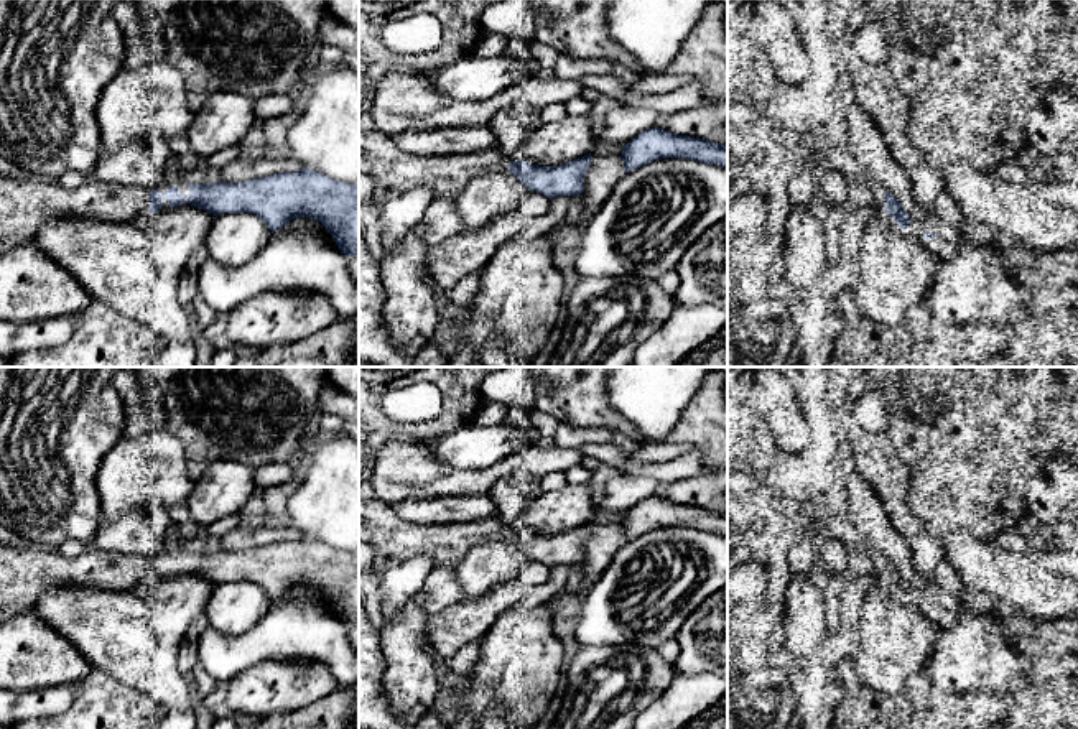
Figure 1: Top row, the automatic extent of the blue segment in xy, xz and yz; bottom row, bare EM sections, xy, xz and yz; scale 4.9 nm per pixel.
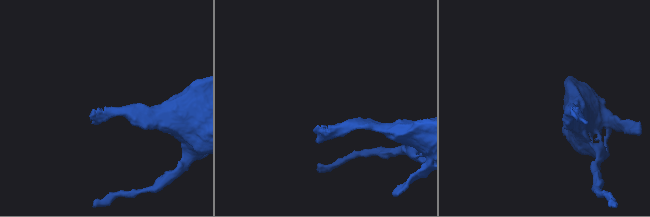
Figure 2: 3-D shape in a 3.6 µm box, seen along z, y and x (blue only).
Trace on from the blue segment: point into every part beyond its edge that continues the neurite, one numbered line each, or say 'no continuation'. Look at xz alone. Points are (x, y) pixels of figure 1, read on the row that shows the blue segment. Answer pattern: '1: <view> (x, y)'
1: xz (395, 171)

